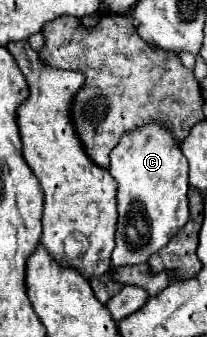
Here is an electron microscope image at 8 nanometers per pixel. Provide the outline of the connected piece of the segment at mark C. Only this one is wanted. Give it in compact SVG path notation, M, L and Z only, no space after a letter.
M145 124L123 136L121 144L111 152L111 176L117 182L117 246L111 254L115 268L147 264L149 256L165 248L171 238L189 220L187 200L187 158L179 152L179 144L161 124Z

